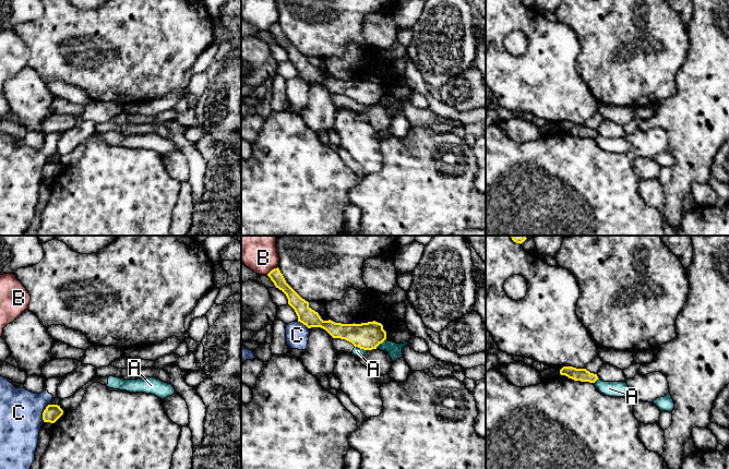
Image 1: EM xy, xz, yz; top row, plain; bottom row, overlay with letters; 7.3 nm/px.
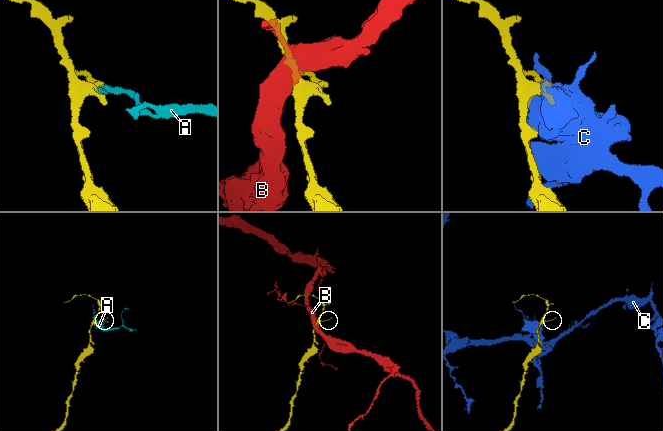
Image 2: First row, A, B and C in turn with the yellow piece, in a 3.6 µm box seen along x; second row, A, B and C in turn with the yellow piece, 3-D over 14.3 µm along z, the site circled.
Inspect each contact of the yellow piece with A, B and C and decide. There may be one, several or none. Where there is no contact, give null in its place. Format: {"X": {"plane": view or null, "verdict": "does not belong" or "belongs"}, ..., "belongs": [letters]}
{"A": {"plane": "xz", "verdict": "does not belong"}, "B": {"plane": "xz", "verdict": "does not belong"}, "C": {"plane": "xy", "verdict": "does not belong"}, "belongs": []}

